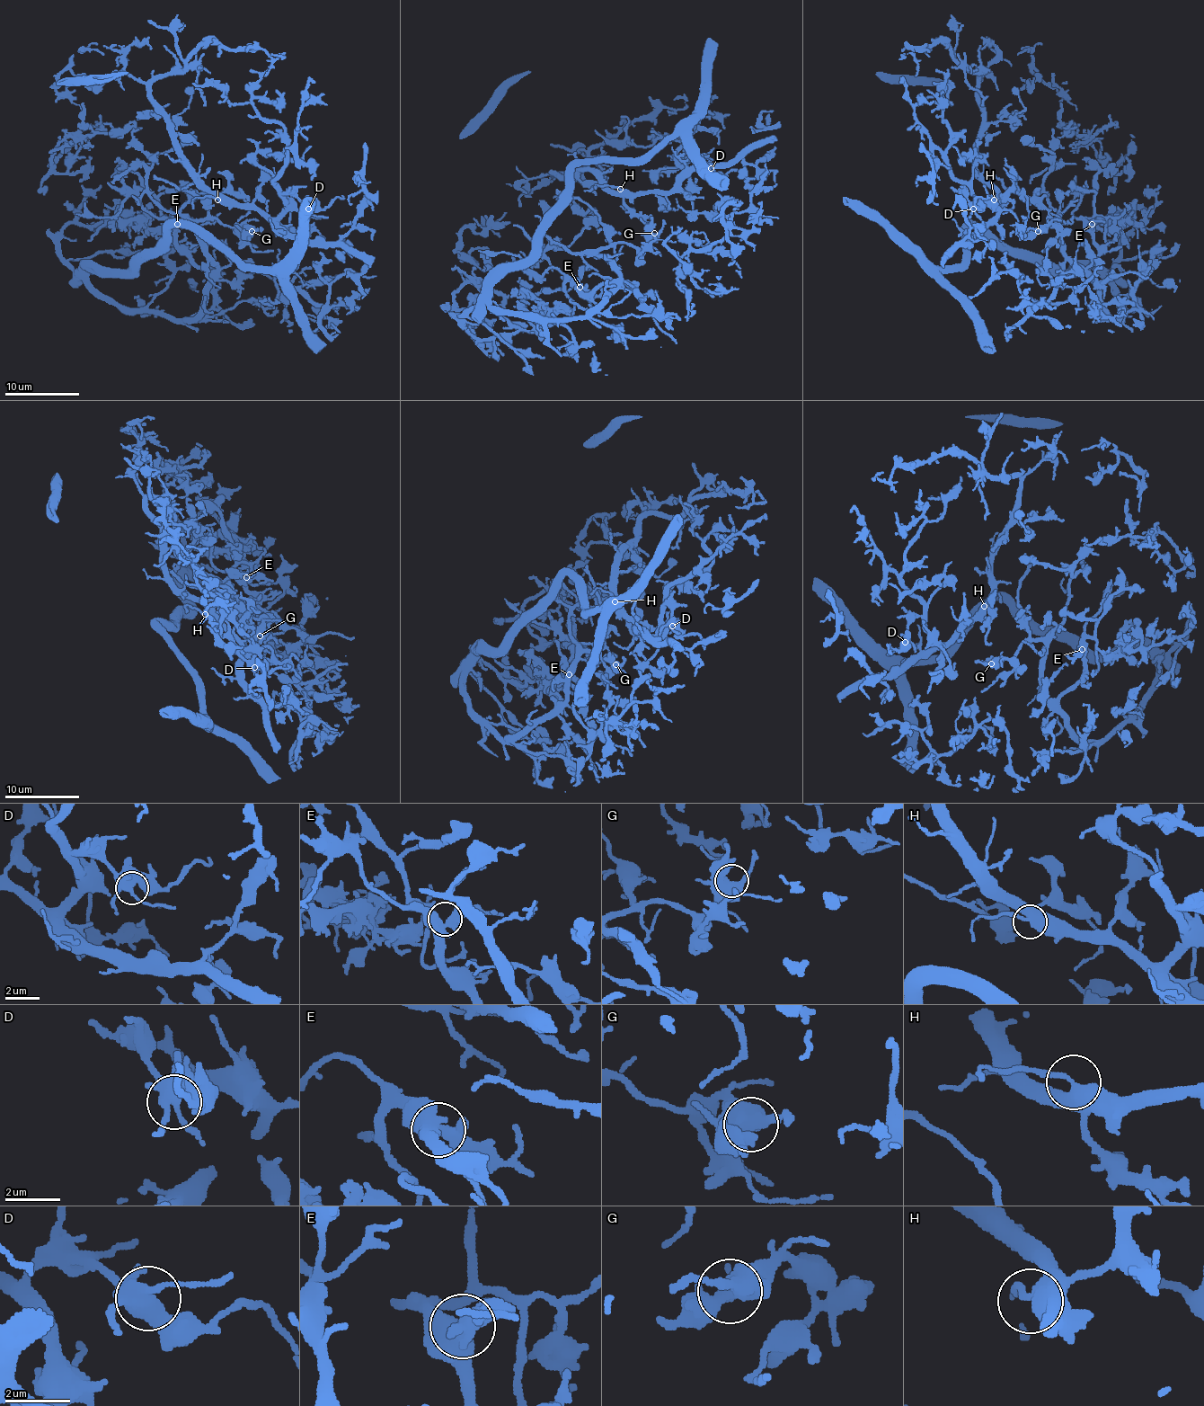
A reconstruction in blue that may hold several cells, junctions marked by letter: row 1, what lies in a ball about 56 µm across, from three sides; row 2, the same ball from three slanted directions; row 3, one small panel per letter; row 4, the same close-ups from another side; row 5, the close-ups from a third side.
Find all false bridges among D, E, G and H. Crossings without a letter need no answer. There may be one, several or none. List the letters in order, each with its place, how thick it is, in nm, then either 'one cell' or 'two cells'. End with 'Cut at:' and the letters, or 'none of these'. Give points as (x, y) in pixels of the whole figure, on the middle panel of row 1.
D: at (711, 168); 500 nm thick; one cell
E: at (579, 287); 500 nm thick; one cell
G: at (654, 233); 650 nm thick; one cell
H: at (620, 189); 480 nm thick; one cell
Cut at: none of these

